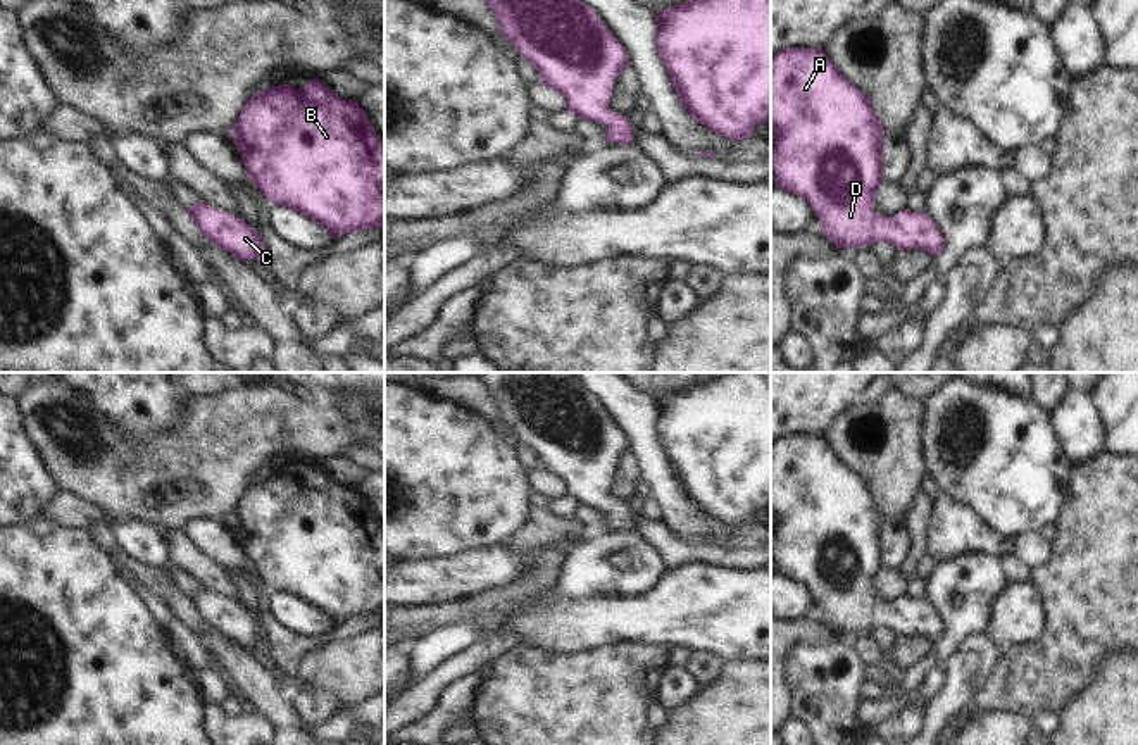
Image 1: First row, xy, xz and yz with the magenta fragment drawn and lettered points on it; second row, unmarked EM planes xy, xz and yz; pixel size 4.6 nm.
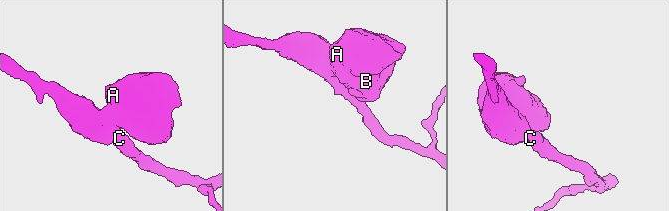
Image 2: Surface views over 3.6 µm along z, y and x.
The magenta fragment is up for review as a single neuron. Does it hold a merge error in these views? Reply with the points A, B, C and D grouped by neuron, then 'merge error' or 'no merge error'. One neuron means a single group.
A B C D | no merge error

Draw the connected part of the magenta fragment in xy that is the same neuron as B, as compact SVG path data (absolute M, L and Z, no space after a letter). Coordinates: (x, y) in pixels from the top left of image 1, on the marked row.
M317 78L300 90L290 85L259 90L238 114L231 136L241 152L247 176L274 205L307 216L336 240L355 231L385 229L385 143L357 102L340 98Z

